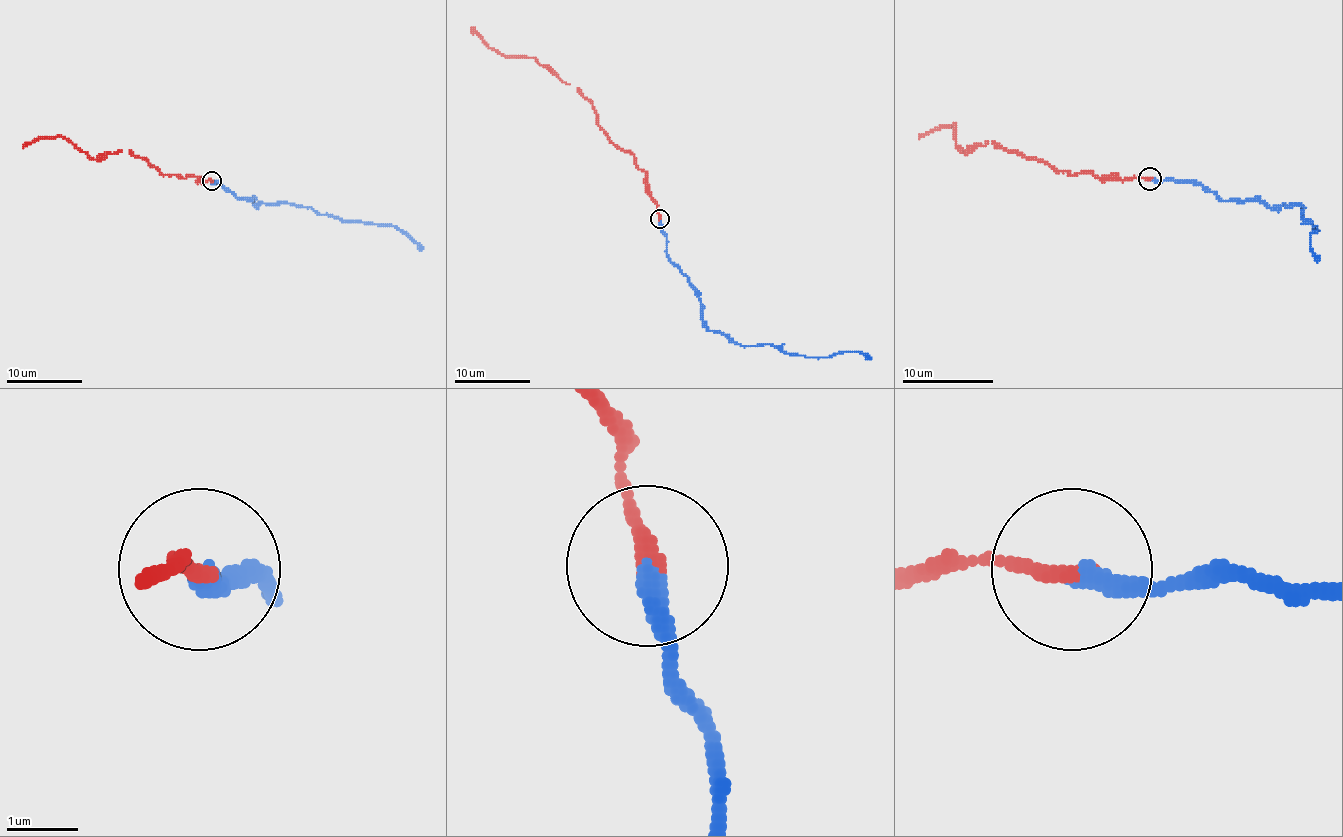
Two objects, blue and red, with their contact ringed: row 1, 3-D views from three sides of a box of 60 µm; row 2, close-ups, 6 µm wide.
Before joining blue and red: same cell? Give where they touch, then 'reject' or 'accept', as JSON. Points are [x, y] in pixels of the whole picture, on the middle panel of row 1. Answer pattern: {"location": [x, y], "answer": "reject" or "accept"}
{"location": [659, 218], "answer": "accept"}

